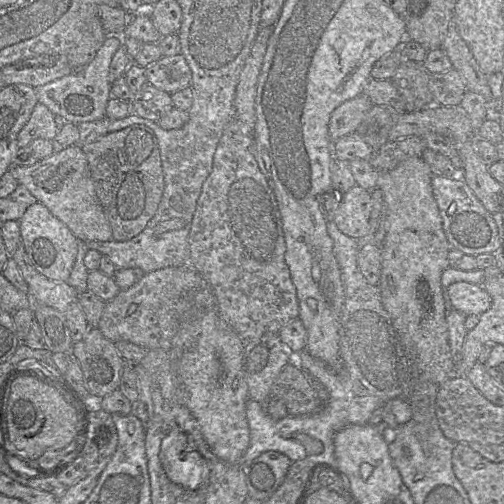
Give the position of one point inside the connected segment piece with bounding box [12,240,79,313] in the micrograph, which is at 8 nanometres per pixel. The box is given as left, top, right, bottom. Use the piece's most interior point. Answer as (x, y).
(59, 295)

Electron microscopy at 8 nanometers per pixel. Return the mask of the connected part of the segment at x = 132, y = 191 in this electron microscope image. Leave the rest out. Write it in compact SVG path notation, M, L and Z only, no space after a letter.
M133 124L117 132L108 132L99 140L82 146L90 175L103 211L112 229L113 240L124 242L139 235L156 214L164 192L164 174L154 132L143 124Z

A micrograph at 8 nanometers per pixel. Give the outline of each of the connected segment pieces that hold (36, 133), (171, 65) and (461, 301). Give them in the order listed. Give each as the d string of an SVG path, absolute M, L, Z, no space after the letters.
M37 103L25 126L17 136L18 147L29 146L35 139L55 139L58 128L55 115L43 104Z
M180 53L163 56L145 68L147 82L155 88L173 94L191 86L191 69Z
M456 282L446 289L448 306L464 315L481 315L491 306L491 297L482 285Z

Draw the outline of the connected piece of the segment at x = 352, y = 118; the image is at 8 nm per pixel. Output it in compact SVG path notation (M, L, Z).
M361 94L337 107L329 121L329 136L332 142L335 143L341 137L356 132L373 106L371 100Z

